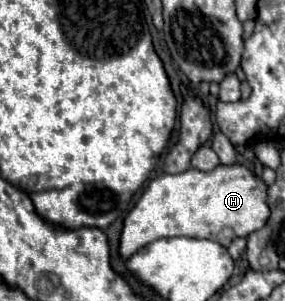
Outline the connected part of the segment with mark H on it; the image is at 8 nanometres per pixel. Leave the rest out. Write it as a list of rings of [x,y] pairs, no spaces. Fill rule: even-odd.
[[[239,163],[219,165],[209,173],[199,169],[187,169],[177,175],[163,173],[147,185],[139,201],[125,217],[119,239],[119,255],[121,259],[127,259],[151,241],[177,235],[209,239],[229,247],[235,237],[247,237],[267,223],[269,207],[265,197],[267,185]]]

